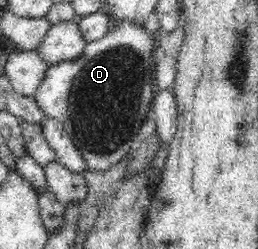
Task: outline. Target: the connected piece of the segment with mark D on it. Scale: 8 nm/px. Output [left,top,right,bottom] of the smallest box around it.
[34,20,158,171]

